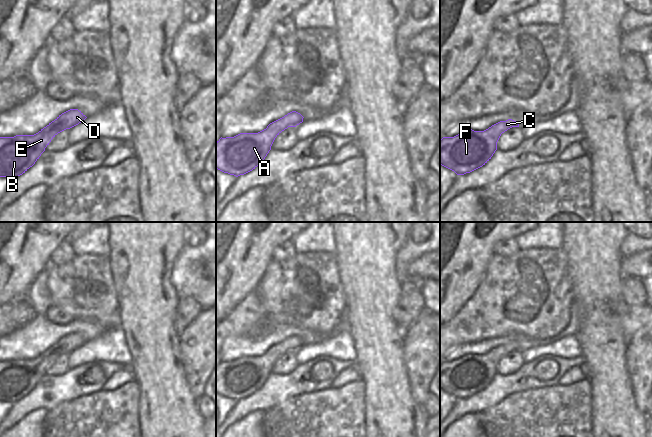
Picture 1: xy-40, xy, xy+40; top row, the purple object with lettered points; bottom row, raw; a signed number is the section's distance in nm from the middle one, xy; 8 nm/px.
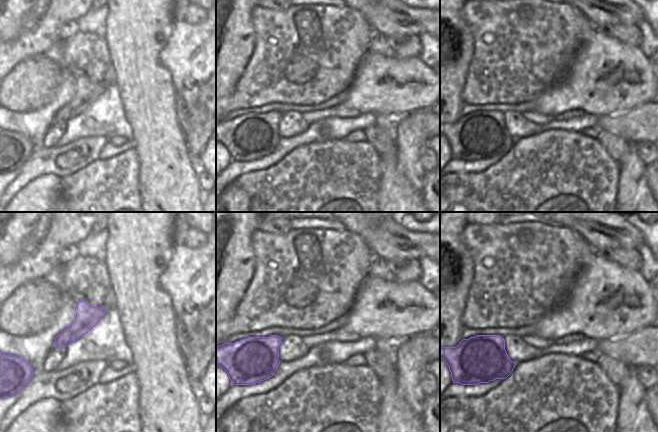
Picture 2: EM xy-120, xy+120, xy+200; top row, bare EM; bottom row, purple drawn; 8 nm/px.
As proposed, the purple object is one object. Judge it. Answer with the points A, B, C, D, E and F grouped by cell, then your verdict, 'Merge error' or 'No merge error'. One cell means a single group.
Groups: A B C D E F. No merge error

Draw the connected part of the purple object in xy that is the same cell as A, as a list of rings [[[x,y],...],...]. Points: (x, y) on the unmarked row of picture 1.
[[[292,335],[258,357],[221,361],[216,366],[216,393],[236,401],[252,395],[263,386],[275,362],[288,351],[302,347],[303,342],[300,337]]]

